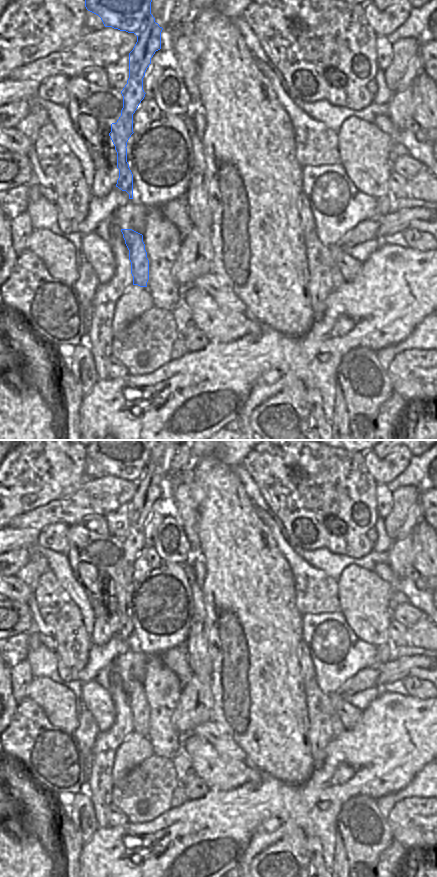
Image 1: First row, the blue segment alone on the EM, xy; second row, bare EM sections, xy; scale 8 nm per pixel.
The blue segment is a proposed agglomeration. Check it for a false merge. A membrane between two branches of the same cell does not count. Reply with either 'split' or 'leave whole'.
split

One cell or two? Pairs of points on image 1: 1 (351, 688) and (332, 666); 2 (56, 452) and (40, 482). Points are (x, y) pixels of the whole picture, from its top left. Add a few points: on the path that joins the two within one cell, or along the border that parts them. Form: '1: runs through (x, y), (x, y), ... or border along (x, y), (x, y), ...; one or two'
1: border along (365, 668), (353, 674), (331, 695); two
2: runs through (50, 459), (42, 469), (42, 475); one

